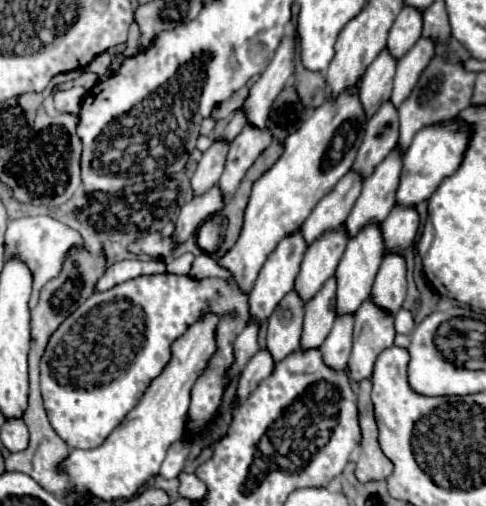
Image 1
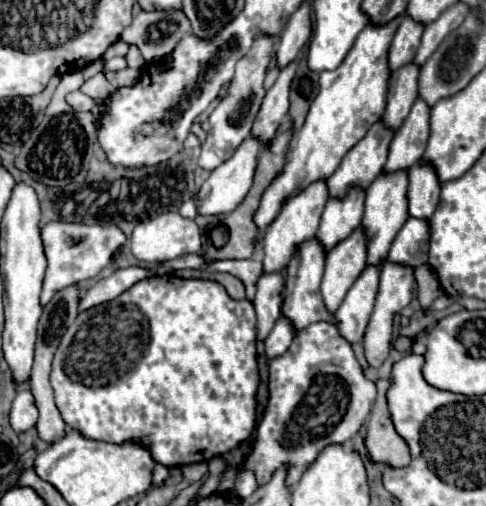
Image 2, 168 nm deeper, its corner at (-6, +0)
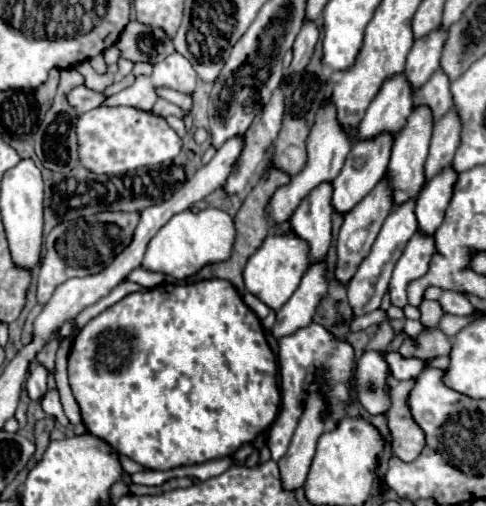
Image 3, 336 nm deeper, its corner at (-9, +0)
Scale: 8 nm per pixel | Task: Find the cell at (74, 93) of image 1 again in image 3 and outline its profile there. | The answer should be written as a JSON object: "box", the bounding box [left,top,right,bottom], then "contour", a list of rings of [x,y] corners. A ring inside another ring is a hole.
{"box":[67,86,105,110],"contour":[[[77,86],[75,90],[71,90],[67,94],[67,100],[69,104],[75,108],[75,110],[91,110],[91,108],[97,108],[101,102],[105,102],[105,94],[103,92],[95,92],[95,90],[89,90],[87,86]]]}

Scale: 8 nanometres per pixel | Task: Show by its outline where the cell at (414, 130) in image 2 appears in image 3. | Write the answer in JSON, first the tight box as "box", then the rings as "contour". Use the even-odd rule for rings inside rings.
{"box":[413,68,453,120],"contour":[[[439,68],[427,84],[421,86],[421,90],[417,90],[413,102],[417,106],[417,102],[425,102],[431,110],[435,120],[441,118],[441,114],[445,114],[445,110],[449,110],[453,106],[453,94],[451,94],[451,80],[449,76]]]}

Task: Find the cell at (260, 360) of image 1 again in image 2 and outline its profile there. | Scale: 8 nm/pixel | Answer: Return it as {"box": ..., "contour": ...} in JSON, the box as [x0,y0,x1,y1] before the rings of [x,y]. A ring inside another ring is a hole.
{"box":[264,318,294,360],"contour":[[[278,318],[278,322],[274,324],[270,336],[264,340],[264,352],[266,352],[266,358],[268,360],[274,360],[278,356],[282,356],[290,342],[294,338],[294,332],[292,332],[292,326],[286,318]]]}

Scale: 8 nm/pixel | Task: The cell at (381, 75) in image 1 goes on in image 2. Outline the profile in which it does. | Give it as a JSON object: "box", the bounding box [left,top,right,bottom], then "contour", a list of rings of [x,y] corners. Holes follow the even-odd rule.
{"box":[388,16,422,72],"contour":[[[404,16],[388,50],[388,68],[390,72],[410,64],[414,60],[414,50],[422,38],[422,24],[416,24],[410,16]]]}

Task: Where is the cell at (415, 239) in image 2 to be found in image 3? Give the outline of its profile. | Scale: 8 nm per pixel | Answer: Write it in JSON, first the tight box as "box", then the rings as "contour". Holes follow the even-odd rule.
{"box":[417,164,459,234],"contour":[[[449,164],[441,172],[437,172],[429,182],[429,186],[425,186],[425,190],[421,192],[417,200],[417,220],[419,220],[419,230],[425,230],[425,234],[433,234],[437,226],[441,226],[457,178],[459,174]]]}

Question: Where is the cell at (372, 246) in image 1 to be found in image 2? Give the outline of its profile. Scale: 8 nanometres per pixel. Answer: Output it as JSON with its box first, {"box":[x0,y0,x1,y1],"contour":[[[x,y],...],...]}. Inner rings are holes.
{"box":[362,172,408,266],"contour":[[[398,172],[398,174],[380,174],[368,188],[366,212],[362,218],[362,232],[366,236],[366,266],[380,266],[386,262],[392,240],[396,238],[402,224],[408,220],[406,186],[408,186],[408,172]]]}

